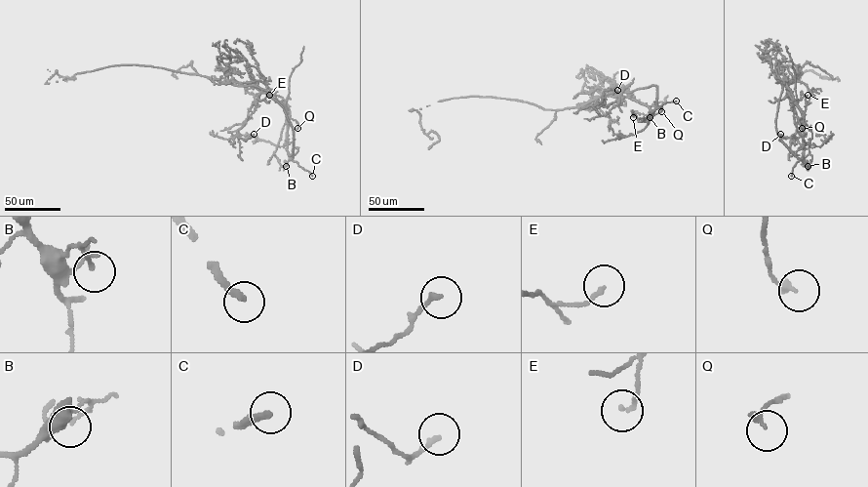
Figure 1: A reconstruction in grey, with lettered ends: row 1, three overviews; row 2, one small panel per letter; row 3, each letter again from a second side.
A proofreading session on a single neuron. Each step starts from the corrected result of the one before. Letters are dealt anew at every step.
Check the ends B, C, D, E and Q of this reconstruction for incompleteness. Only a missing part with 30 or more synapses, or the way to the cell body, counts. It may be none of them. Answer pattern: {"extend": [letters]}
{"extend": ["C"]}

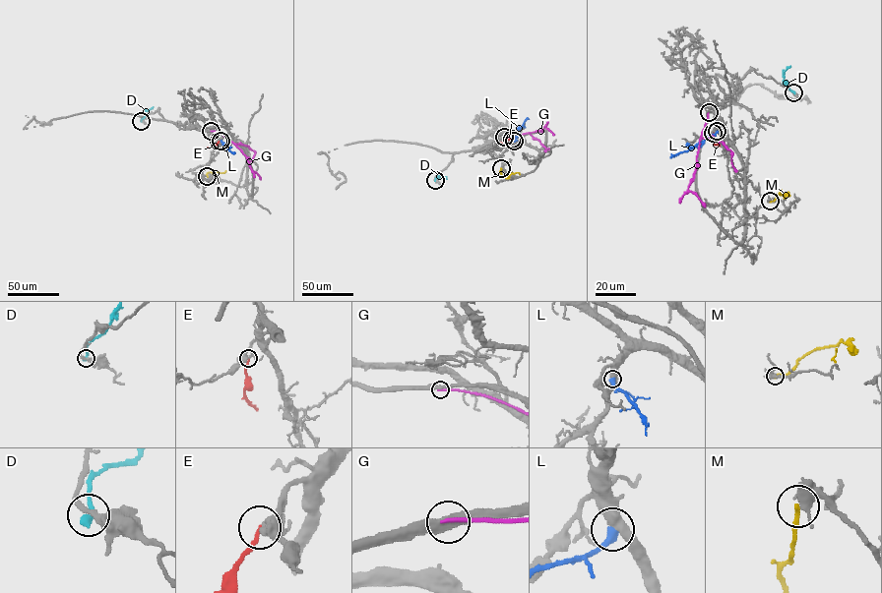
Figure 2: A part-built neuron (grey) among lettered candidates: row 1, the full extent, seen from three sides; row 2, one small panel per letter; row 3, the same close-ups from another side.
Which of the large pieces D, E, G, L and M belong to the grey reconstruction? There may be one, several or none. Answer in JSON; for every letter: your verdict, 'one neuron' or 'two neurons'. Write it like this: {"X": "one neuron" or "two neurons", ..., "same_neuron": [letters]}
{"D": "two neurons", "E": "one neuron", "G": "two neurons", "L": "two neurons", "M": "two neurons", "same_neuron": ["E"]}

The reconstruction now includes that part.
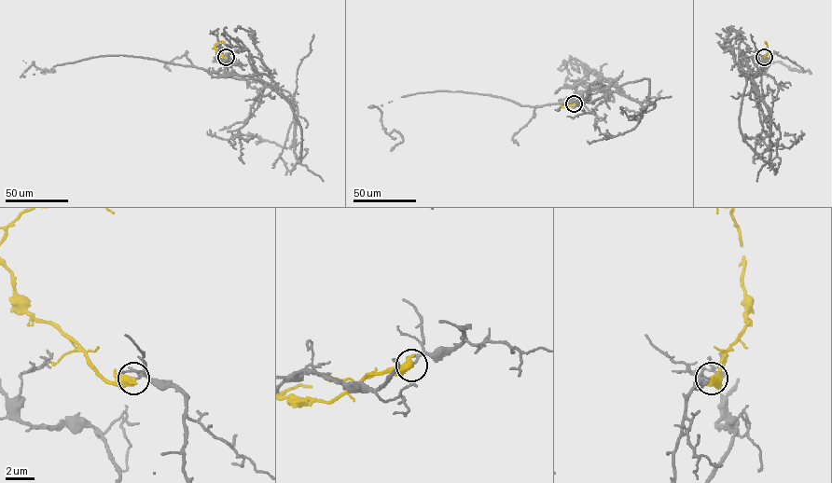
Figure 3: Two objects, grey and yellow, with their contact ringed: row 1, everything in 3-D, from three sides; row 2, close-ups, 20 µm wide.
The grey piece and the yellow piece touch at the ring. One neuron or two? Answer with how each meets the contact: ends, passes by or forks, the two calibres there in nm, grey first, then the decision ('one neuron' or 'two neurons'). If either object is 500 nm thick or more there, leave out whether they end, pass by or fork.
110/600 nm | two neurons

